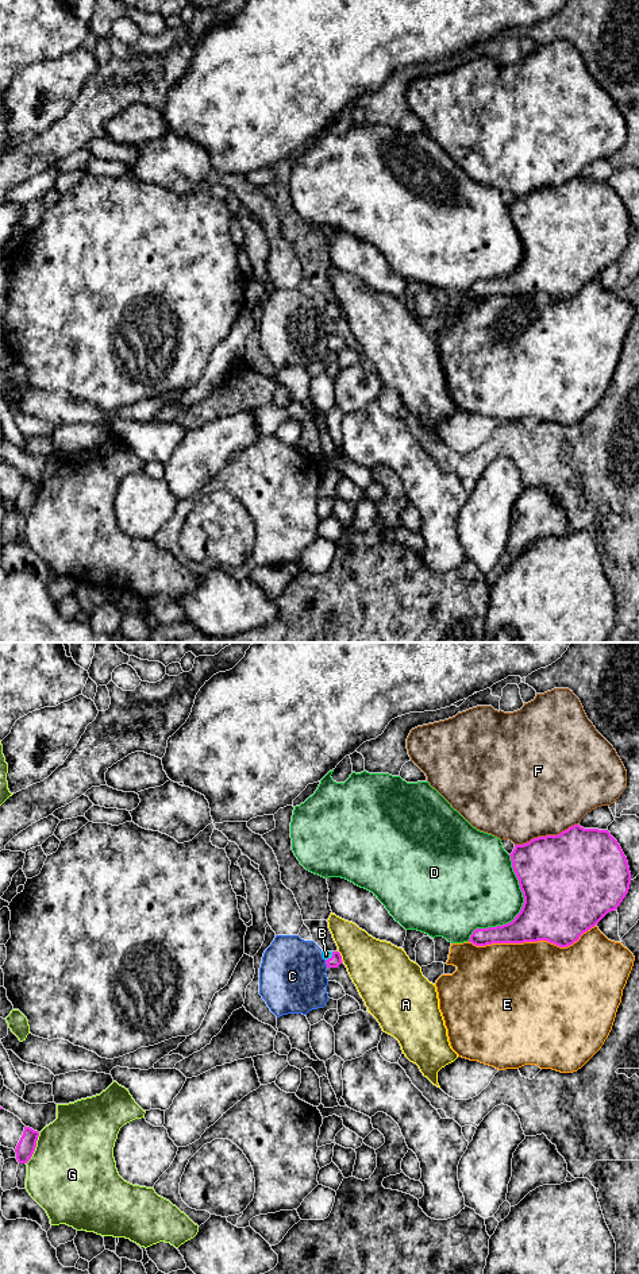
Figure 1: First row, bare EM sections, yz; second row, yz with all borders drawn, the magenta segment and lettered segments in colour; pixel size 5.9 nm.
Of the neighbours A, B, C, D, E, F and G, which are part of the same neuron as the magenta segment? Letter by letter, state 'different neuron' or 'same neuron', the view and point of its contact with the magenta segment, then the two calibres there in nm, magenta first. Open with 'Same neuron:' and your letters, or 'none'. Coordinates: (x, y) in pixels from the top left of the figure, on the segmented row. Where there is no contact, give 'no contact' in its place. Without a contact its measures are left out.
Same neuron: B
A: different neuron; contact yz (341, 956); calibres 70 and 340 nm
B: same neuron; contact yz (331, 957); calibres 70 and 50 nm
C: different neuron; contact yz (326, 962); calibres 70 and 400 nm
D: different neuron; contact yz (520, 911); calibres 440 and 420 nm
E: different neuron; contact yz (531, 941); calibres 420 and 500 nm
F: different neuron; contact yz (546, 836); calibres 480 and 500 nm
G: different neuron; contact yz (34, 1149); calibres 110 and 480 nm

